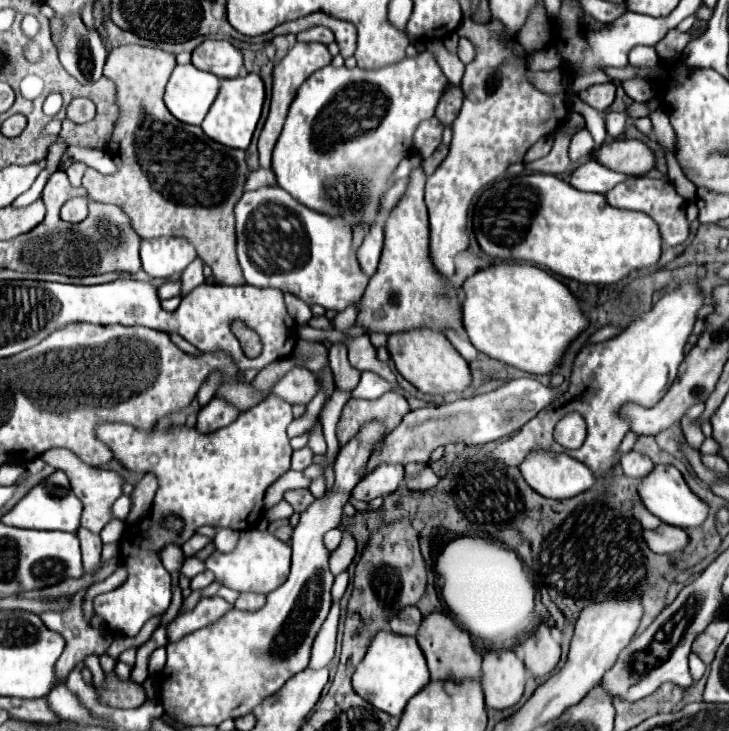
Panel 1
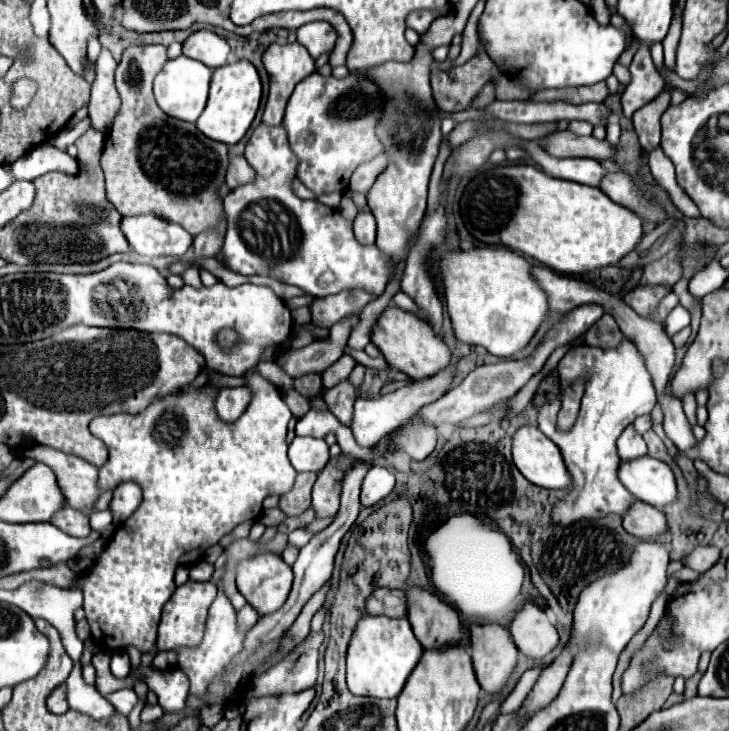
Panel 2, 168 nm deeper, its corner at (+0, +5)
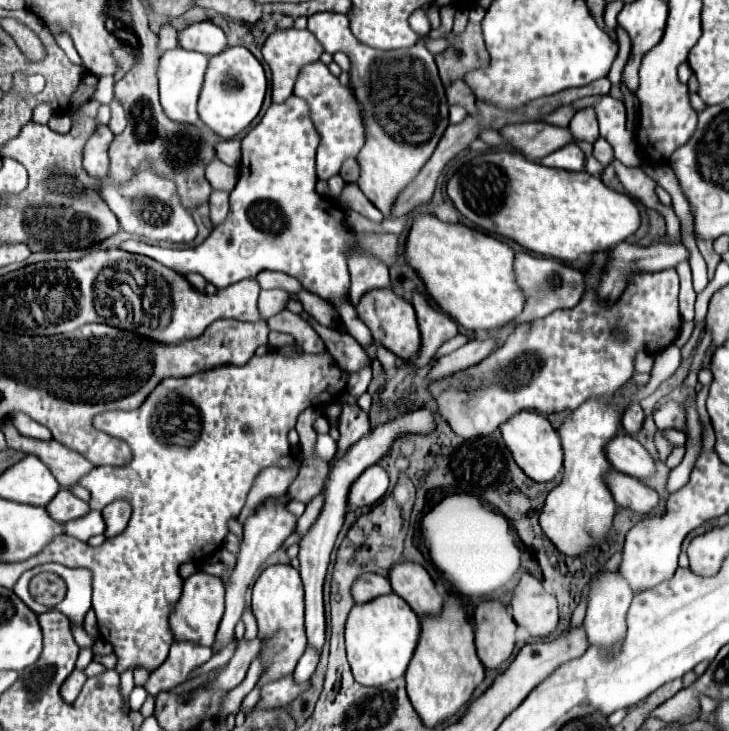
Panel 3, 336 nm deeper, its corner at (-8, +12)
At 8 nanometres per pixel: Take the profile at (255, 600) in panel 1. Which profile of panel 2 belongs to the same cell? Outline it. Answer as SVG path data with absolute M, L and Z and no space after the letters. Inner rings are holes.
M246 605L242 611L238 611L238 629L240 631L250 631L254 625L256 625L256 621L258 621L258 613L250 607L250 605Z

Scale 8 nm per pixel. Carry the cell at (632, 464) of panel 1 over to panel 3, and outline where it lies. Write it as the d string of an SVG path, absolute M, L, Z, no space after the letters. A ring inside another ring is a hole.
M638 402L630 404L628 412L624 412L624 416L622 416L622 426L624 426L626 434L636 436L642 430L642 424L644 424L644 410L640 408Z

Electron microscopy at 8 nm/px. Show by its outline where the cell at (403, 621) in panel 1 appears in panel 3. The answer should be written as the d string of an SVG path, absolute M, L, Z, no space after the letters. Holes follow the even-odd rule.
M360 576L360 580L356 580L356 584L352 586L352 596L358 604L370 602L378 596L388 596L392 592L394 590L392 590L388 578L384 578L384 576Z

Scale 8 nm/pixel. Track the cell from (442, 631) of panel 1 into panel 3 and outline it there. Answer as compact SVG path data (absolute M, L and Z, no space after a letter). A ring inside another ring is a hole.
M400 562L390 572L392 590L404 598L416 614L438 616L444 608L444 596L438 594L430 574L414 562Z

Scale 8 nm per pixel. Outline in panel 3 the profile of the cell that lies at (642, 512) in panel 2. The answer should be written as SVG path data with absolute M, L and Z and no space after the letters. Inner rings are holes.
M612 472L612 476L608 476L608 482L612 482L612 496L614 496L616 504L632 510L636 514L650 516L660 502L656 490L652 490L646 484L642 484L640 480L632 480L630 476L624 476L620 472Z

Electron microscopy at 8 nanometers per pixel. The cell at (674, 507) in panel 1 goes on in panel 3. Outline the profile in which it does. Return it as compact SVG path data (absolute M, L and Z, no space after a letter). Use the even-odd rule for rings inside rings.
M620 434L616 440L612 440L612 444L608 444L608 458L618 472L636 480L648 480L656 474L656 462L648 450L628 434Z

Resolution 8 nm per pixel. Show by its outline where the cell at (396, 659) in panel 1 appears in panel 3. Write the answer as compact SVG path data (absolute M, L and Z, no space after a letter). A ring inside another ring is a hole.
M396 594L380 596L368 604L356 604L346 620L346 650L356 682L362 686L382 686L402 678L418 646L420 632L420 618Z

